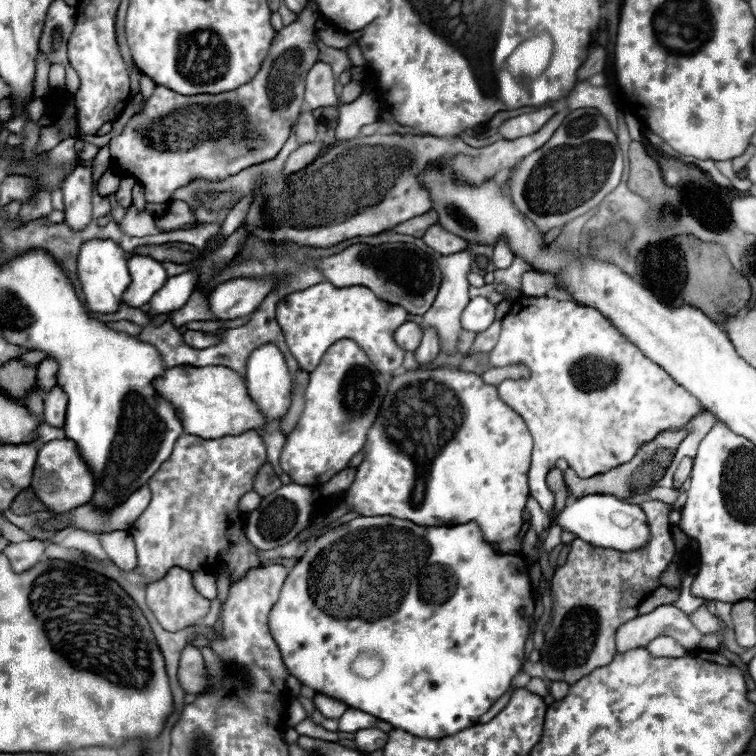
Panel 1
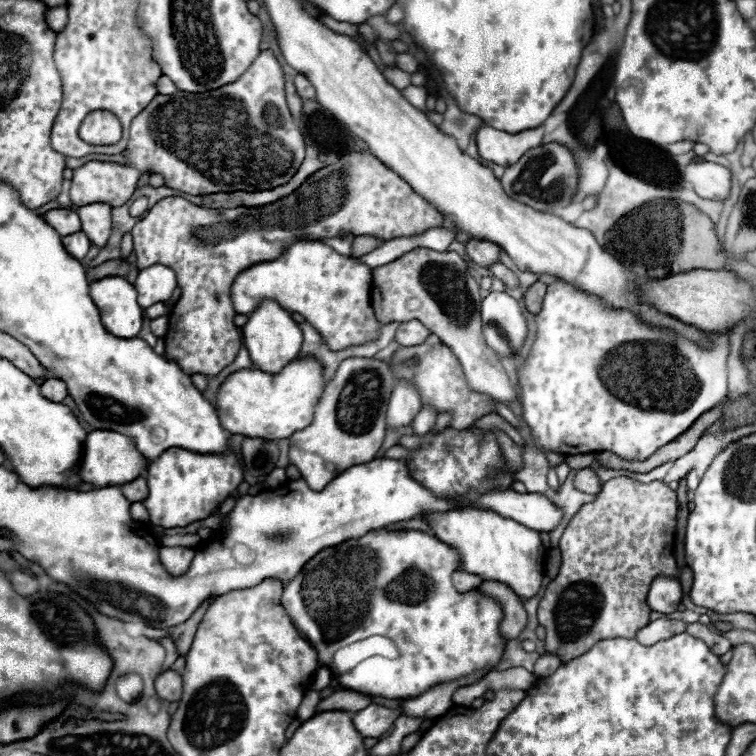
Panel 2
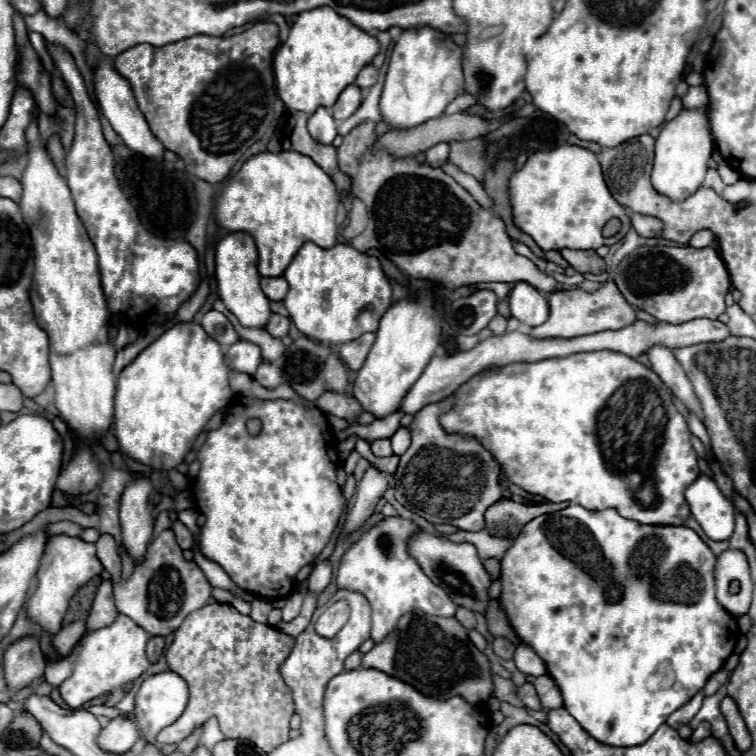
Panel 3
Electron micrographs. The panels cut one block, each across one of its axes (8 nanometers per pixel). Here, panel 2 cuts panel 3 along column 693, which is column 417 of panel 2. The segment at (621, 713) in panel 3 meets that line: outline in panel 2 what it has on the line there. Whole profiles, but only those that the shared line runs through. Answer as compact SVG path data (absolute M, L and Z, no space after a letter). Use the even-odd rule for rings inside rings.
M386 528L372 530L372 532L368 532L368 534L360 536L360 538L352 538L352 540L346 540L346 542L338 544L338 546L324 548L314 558L310 558L302 566L302 570L294 576L294 580L288 582L288 586L284 586L282 606L288 612L290 620L294 622L298 634L316 650L320 666L328 666L330 668L330 672L338 680L340 688L344 688L344 690L356 690L356 692L362 692L366 696L380 696L380 698L390 698L390 700L410 700L410 698L416 698L416 696L424 694L432 686L446 684L446 682L452 682L452 680L460 680L460 678L466 678L466 676L470 676L474 672L492 668L504 656L508 640L502 638L502 634L500 634L500 622L504 618L500 602L496 602L494 598L482 594L480 590L470 590L470 592L464 592L464 594L456 592L456 588L452 586L452 580L450 580L450 576L456 570L464 570L464 564L462 564L462 558L458 554L458 550L454 546L444 544L442 540L438 540L432 534L426 534L426 532L420 532L420 530L386 530ZM368 636L386 636L386 638L390 638L394 642L402 640L402 642L396 642L396 646L398 646L398 658L382 658L382 662L366 662L366 666L362 666L362 668L358 666L358 670L354 670L354 674L336 674L334 664L332 664L332 656L334 656L336 648L342 648L342 646L352 644L352 642L358 642L358 640L368 638Z

